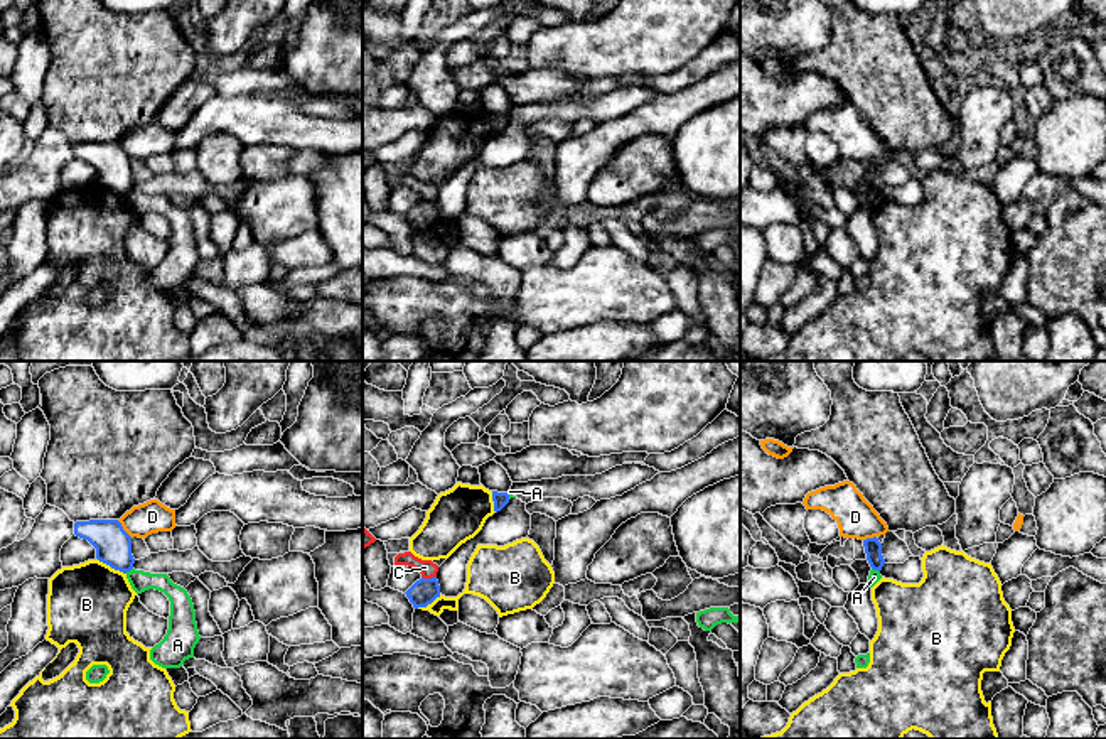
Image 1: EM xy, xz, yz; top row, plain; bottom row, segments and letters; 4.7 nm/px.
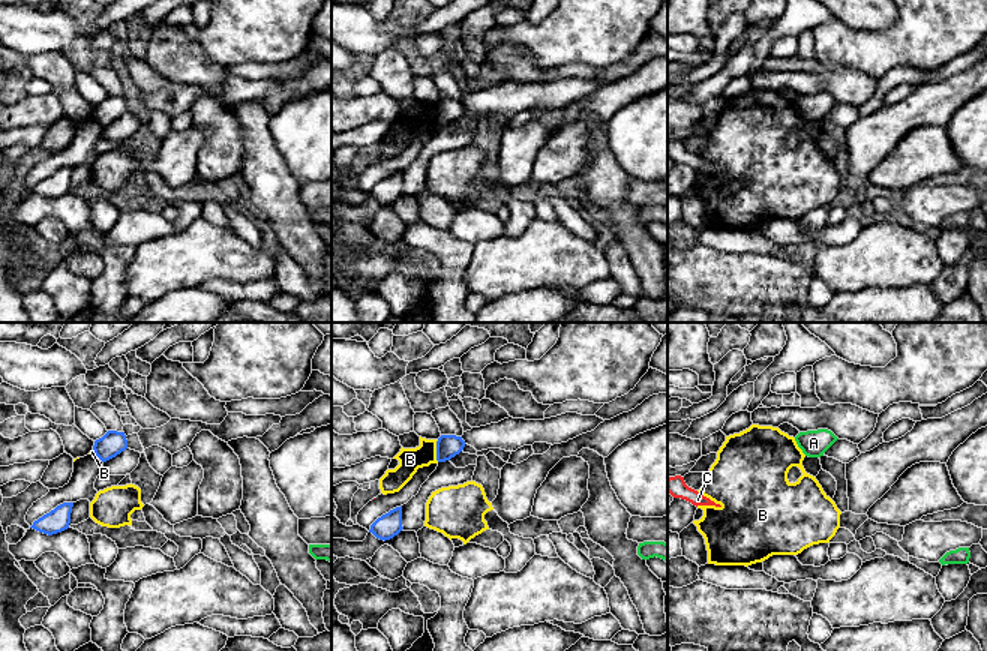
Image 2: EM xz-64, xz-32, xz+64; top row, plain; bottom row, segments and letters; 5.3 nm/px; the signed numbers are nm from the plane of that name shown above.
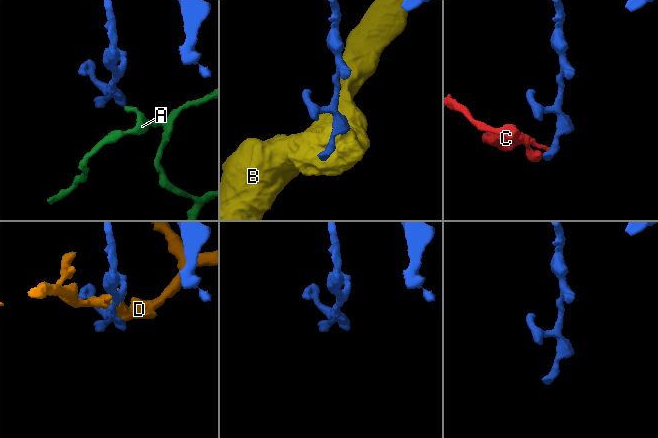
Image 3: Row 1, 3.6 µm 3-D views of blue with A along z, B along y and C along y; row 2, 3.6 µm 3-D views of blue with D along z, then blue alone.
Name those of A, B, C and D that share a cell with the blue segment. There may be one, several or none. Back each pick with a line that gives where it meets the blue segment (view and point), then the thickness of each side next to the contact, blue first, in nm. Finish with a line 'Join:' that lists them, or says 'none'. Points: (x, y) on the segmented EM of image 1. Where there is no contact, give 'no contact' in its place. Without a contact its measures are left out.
Join: none

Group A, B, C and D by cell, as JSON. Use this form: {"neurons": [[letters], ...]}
{"neurons": [["A"], ["B"], ["C"], ["D"]]}

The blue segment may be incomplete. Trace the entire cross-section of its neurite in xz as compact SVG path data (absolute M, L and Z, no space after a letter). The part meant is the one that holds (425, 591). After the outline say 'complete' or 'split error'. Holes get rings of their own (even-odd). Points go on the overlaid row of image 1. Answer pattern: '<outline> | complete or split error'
M421 577L405 594L415 609L427 607L437 597L440 597L440 585L438 585L437 577L432 577L432 579Z | complete

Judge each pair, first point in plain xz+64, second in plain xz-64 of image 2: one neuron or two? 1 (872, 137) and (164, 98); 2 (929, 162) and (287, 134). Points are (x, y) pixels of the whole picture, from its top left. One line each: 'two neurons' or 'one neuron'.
1: two neurons
2: two neurons

